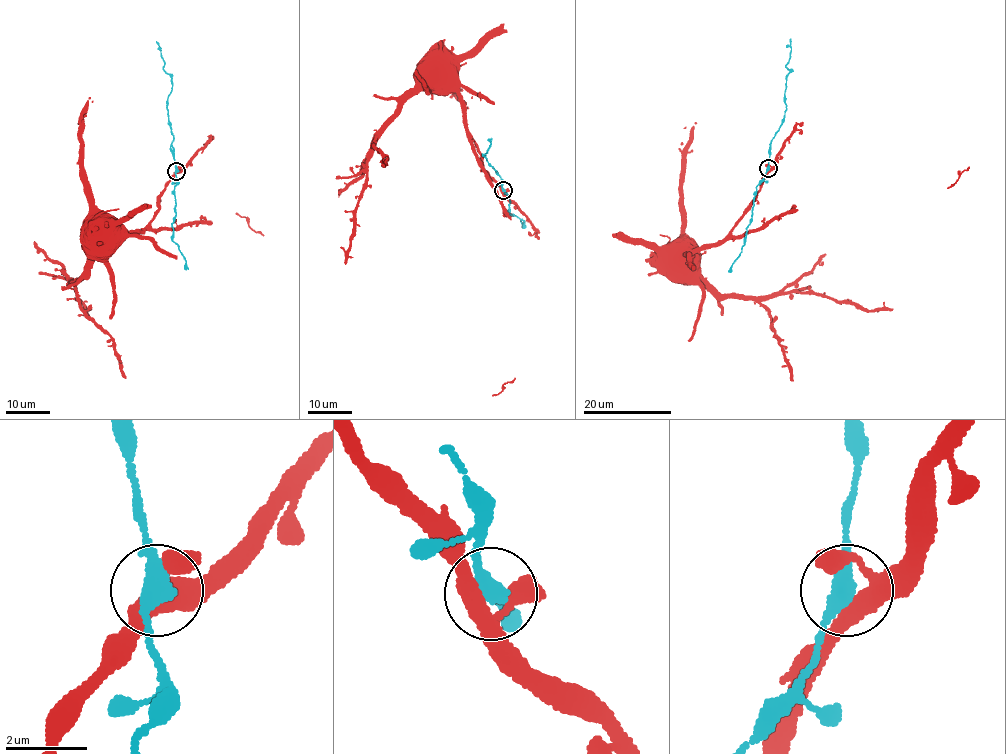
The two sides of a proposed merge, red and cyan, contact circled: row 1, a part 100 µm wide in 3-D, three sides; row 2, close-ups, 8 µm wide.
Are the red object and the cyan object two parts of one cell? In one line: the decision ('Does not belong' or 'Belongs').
Belongs

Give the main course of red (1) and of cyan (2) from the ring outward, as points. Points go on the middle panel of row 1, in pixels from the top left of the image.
1: (503, 191), (483, 169), (479, 149), (466, 127), (459, 85), (451, 82), (448, 69)
2: (503, 190), (510, 200), (509, 215), (525, 221), (524, 225), (521, 220), (522, 227)

